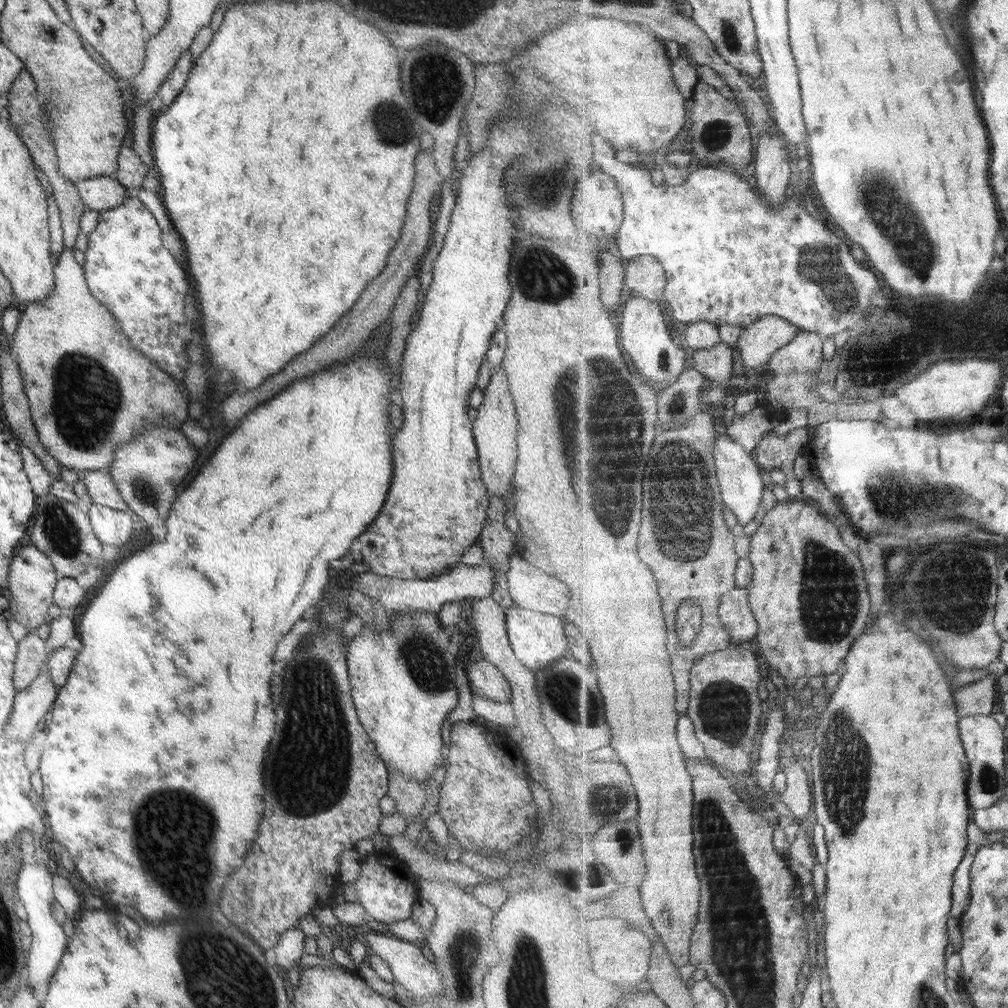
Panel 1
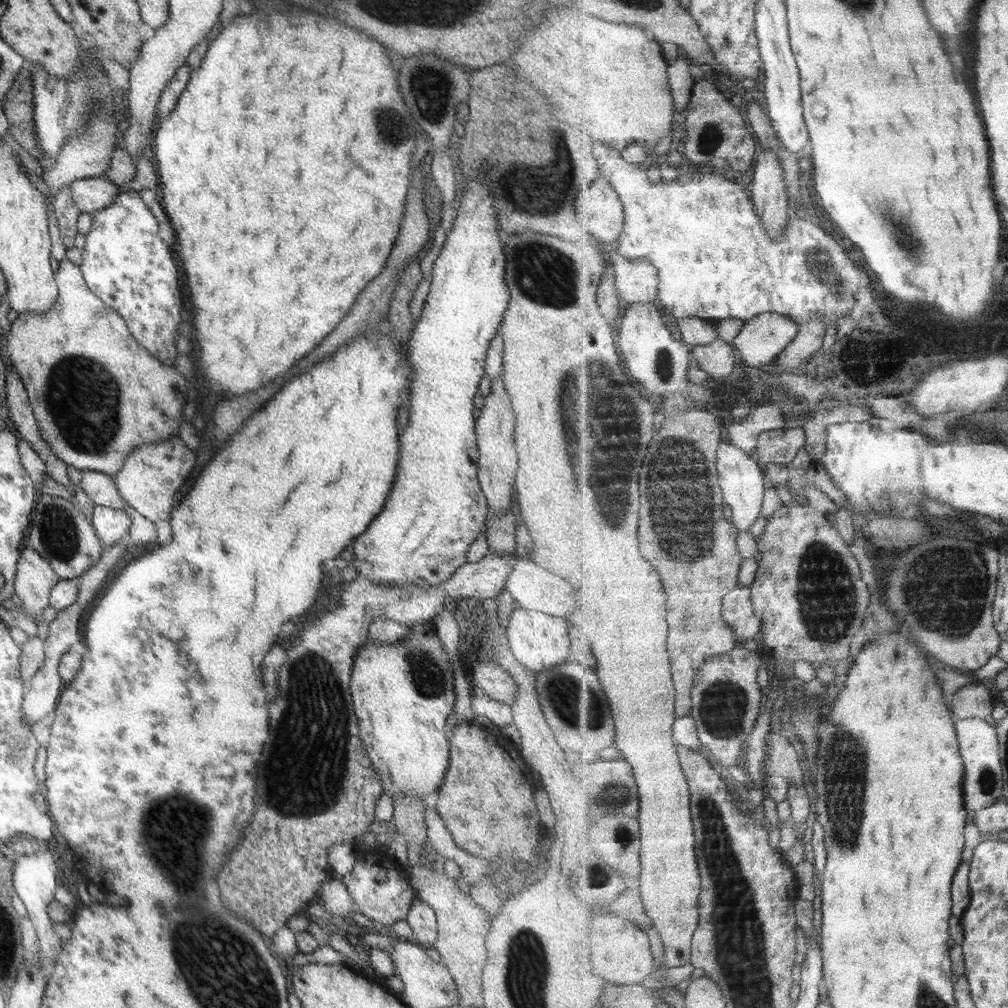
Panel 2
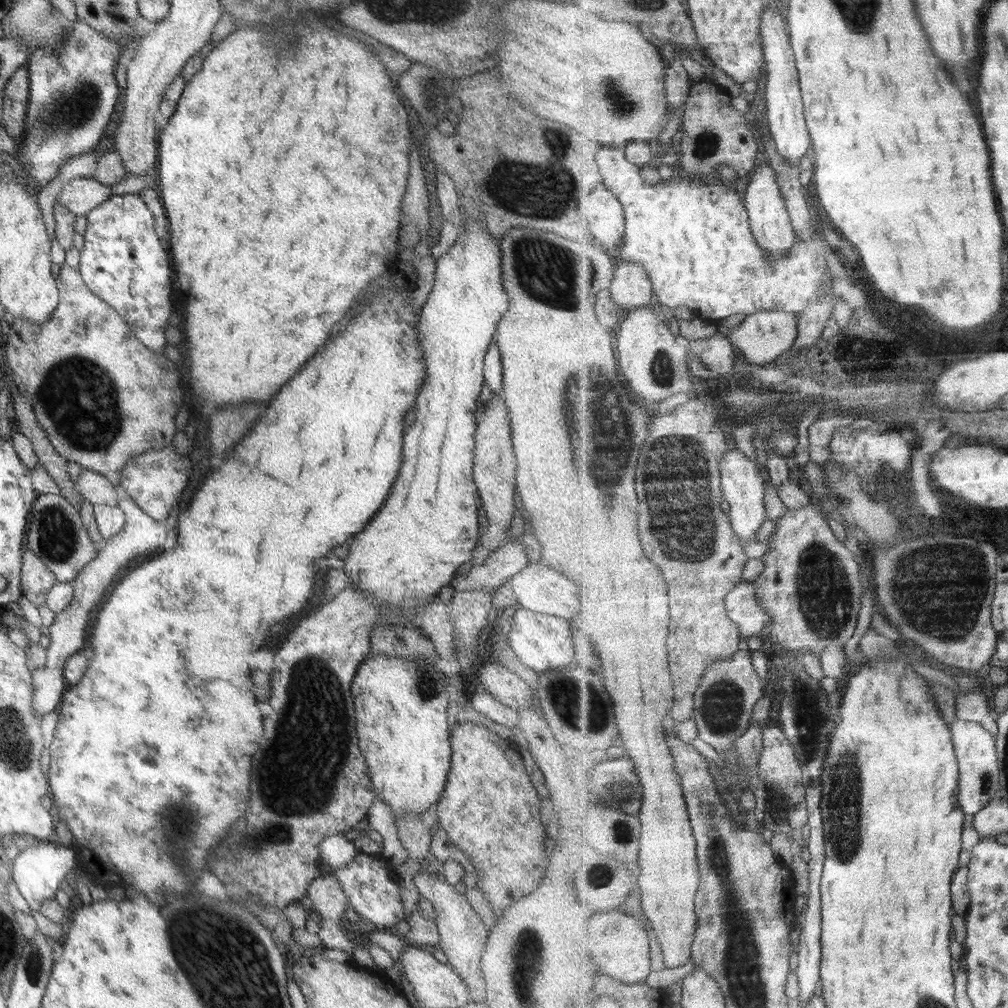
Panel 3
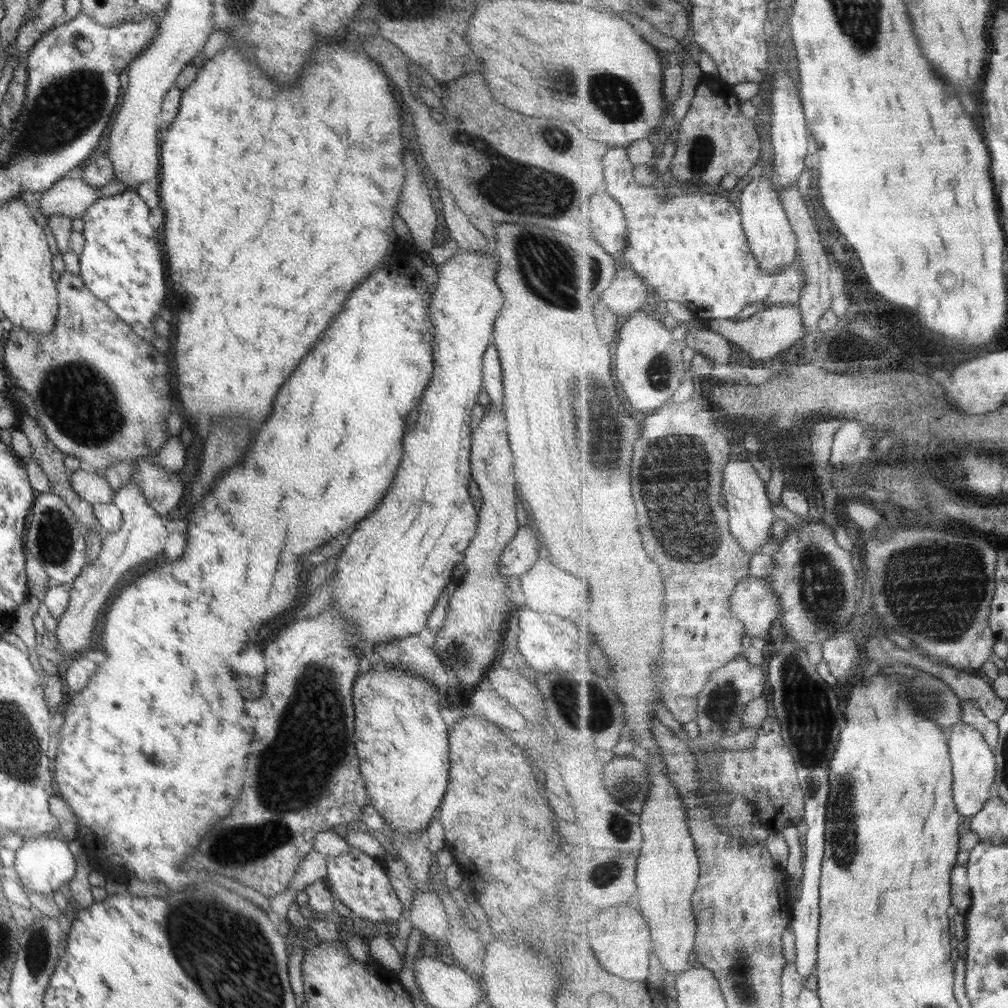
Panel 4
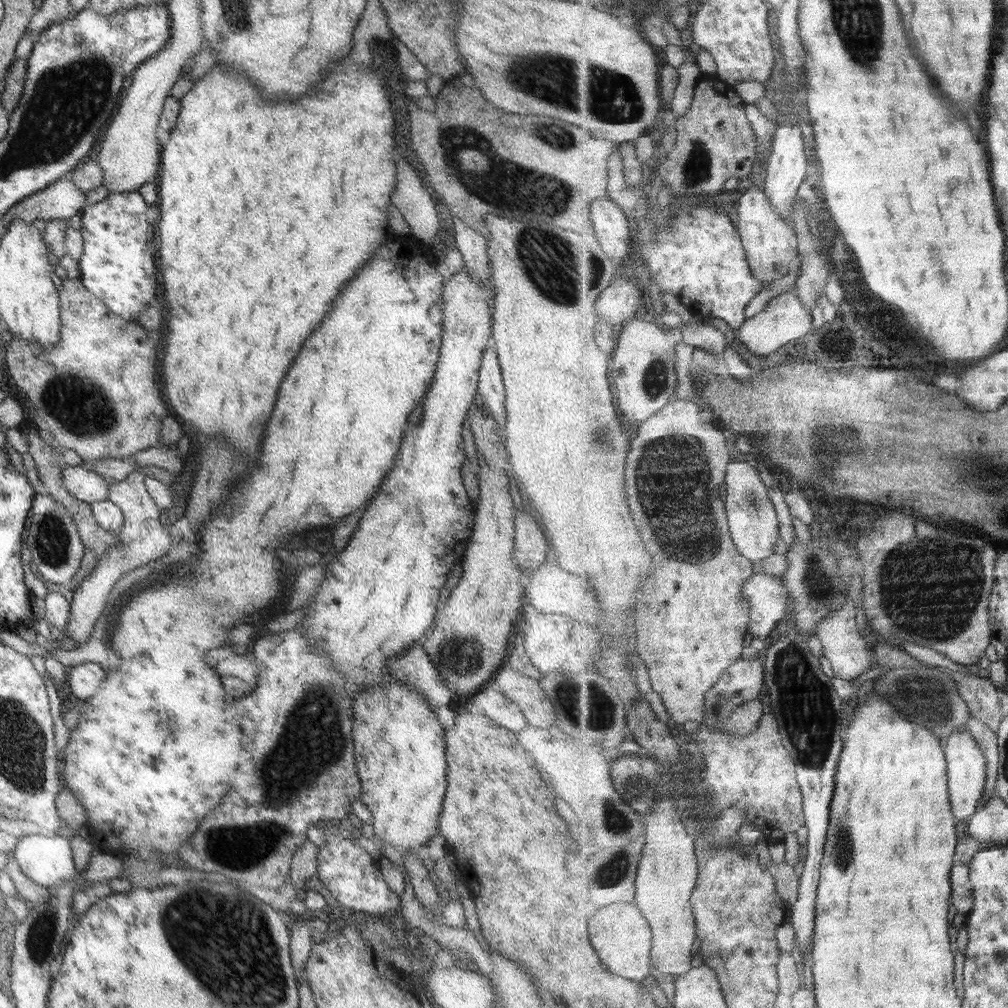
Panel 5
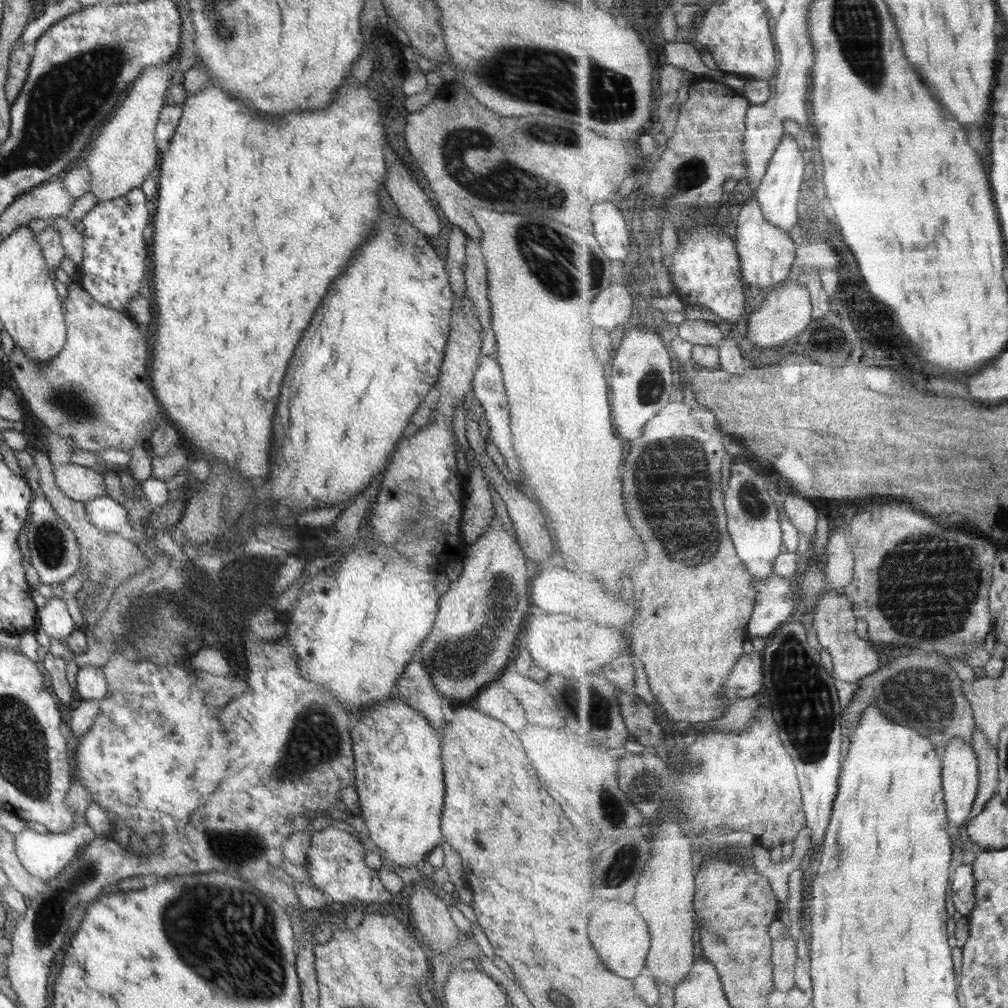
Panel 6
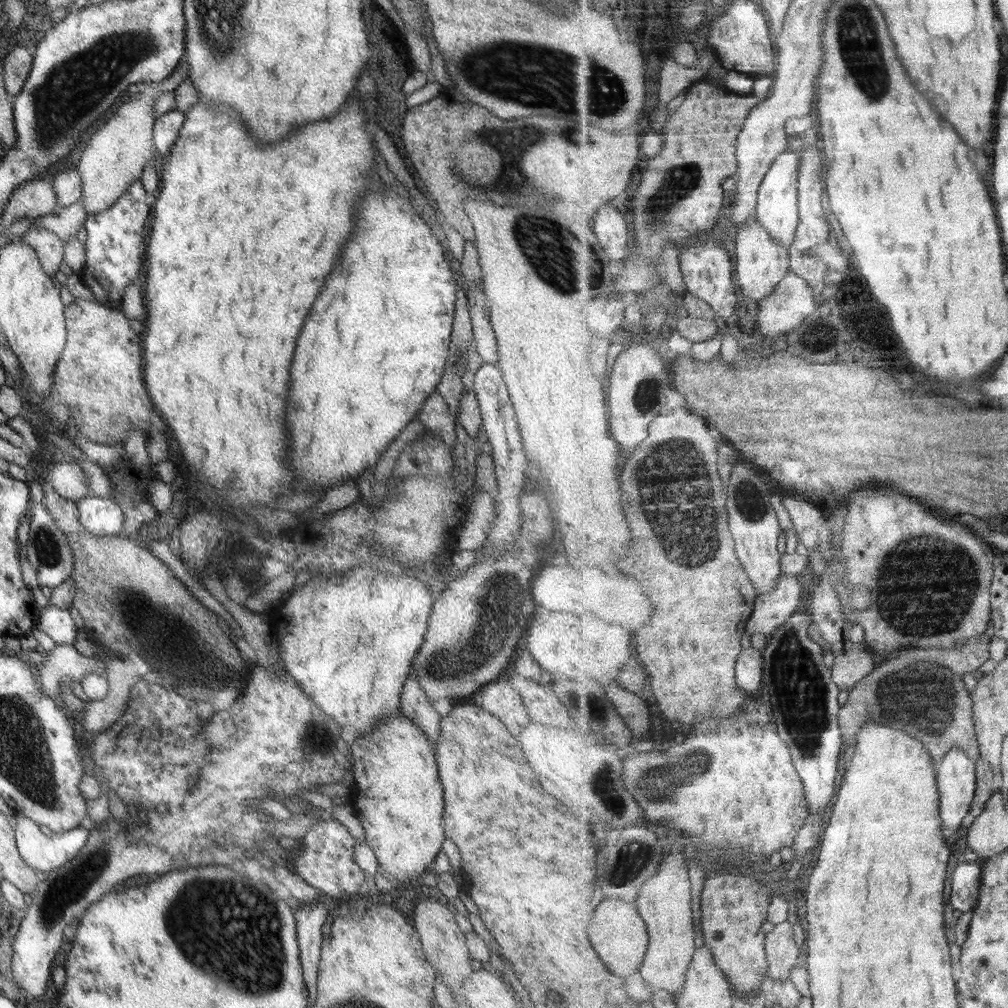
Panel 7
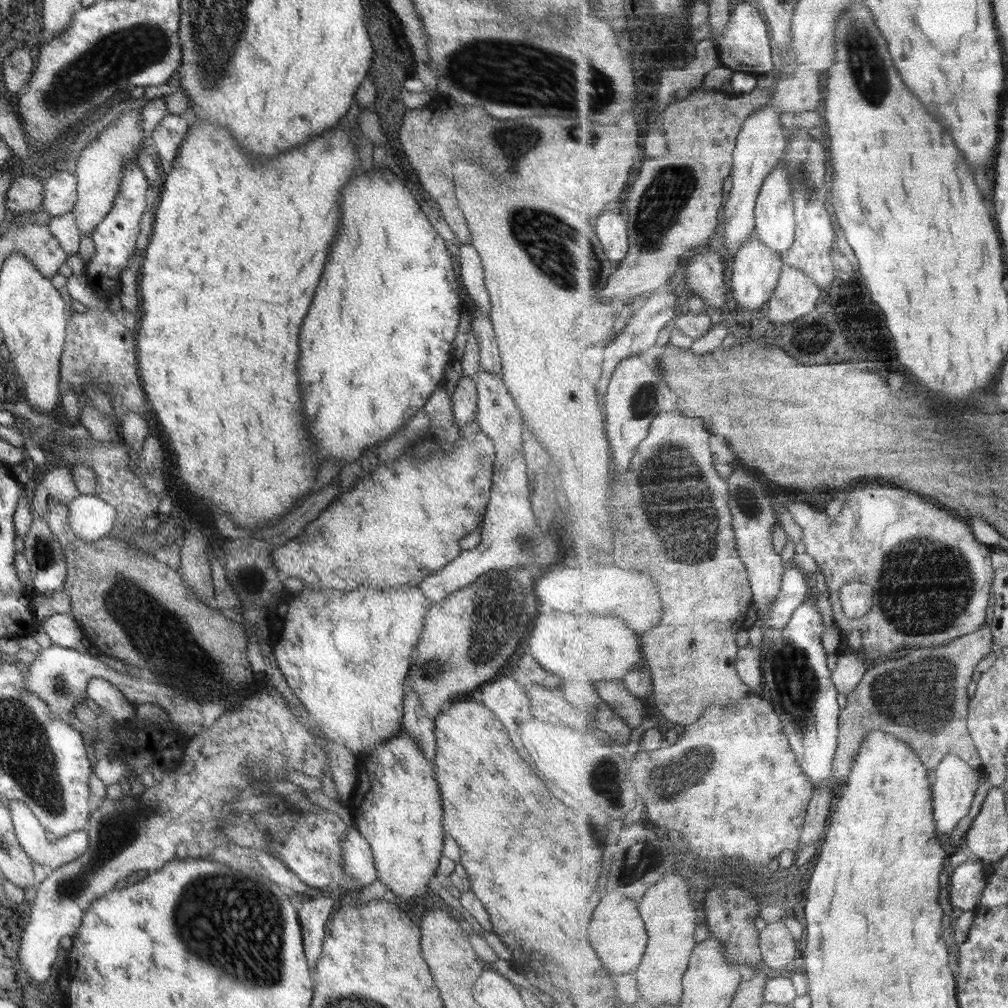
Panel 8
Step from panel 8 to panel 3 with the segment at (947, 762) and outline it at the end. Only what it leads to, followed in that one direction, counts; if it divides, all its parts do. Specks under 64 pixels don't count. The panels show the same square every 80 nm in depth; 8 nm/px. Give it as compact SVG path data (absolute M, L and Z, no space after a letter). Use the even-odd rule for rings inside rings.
M957 719L950 725L956 755L960 762L959 802L965 814L976 815L999 796L1001 790L1000 762L994 737L989 729L975 721Z

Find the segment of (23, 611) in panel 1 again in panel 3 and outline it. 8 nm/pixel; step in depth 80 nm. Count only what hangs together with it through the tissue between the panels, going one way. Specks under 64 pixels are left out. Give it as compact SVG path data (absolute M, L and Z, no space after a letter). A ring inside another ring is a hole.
M29 549L22 552L21 574L19 576L19 591L34 607L45 605L47 592L56 584L53 574L47 570Z

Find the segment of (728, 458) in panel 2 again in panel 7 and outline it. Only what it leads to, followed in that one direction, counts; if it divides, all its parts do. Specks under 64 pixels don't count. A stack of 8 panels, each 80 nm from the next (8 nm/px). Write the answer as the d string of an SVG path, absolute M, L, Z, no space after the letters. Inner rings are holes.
M734 466L731 470L727 486L727 508L731 532L736 544L736 554L740 557L745 571L751 578L758 596L769 594L777 588L777 580L783 575L781 569L782 554L777 550L779 534L783 531L779 526L777 512L773 510L771 495L772 485L763 476L757 476L753 470L745 466Z

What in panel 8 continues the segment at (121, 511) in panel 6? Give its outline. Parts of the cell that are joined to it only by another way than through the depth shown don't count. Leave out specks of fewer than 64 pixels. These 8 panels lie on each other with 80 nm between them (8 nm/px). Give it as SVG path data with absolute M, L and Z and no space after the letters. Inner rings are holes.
M76 495L68 502L71 530L85 542L101 539L113 530L114 508L95 495Z

